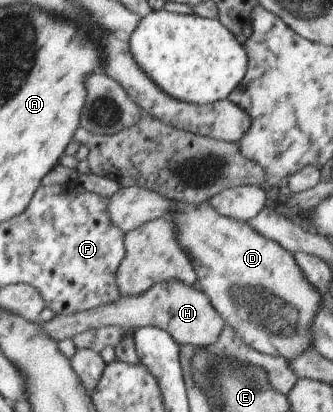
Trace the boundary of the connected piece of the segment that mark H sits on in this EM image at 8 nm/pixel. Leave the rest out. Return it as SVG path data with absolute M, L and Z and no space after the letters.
M177 279L157 283L143 295L123 296L114 303L109 303L92 311L78 312L72 315L57 315L49 322L42 322L42 327L55 339L73 339L85 332L100 331L104 327L117 326L122 330L133 330L139 327L159 327L173 336L179 344L193 344L205 347L215 343L223 328L225 320L214 307L207 294L198 286L186 285Z

